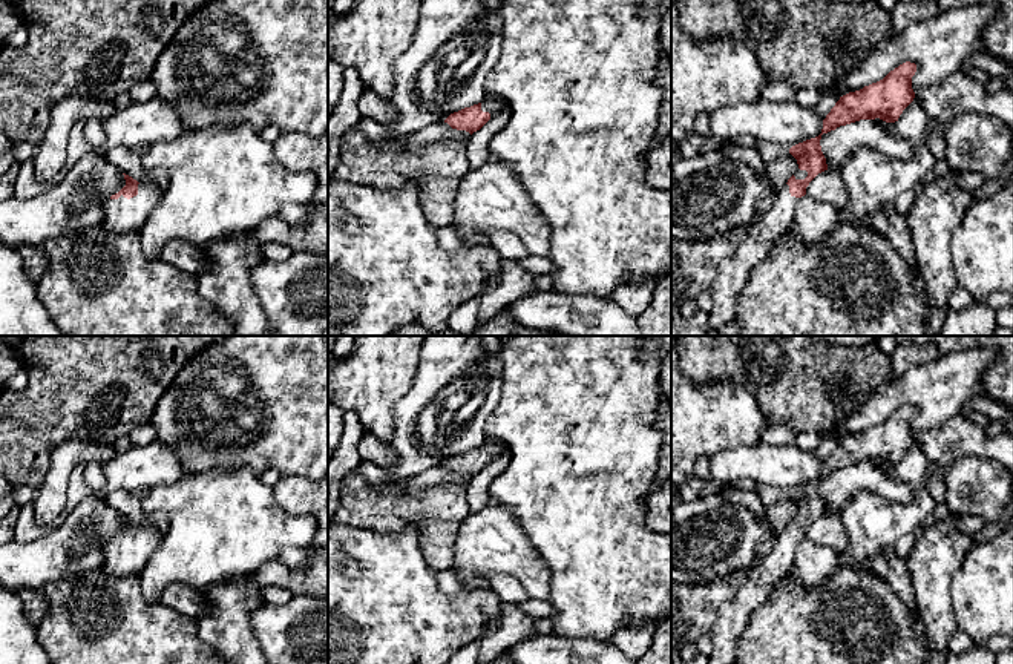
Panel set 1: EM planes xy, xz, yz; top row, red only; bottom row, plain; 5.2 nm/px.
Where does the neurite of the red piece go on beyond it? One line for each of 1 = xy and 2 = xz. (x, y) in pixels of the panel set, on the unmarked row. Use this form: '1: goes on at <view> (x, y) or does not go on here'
1: goes on at xy (121, 558)
2: goes on at xz (491, 447)

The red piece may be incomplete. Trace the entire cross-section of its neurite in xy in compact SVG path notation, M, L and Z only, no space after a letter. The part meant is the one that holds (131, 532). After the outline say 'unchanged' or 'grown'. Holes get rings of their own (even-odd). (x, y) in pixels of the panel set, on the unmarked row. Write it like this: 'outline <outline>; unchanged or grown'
outline M123 518L126 529L104 547L103 567L115 578L139 575L162 541L162 535L155 528L138 526Z; grown

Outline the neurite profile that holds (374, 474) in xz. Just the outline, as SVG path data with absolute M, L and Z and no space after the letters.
M362 462L357 468L357 472L363 475L377 489L385 489L389 485L398 483L405 492L411 494L425 491L431 486L437 486L438 483L457 483L466 486L470 480L469 475L452 472L444 465L431 468L423 474L417 474L402 482L388 482L385 478L385 469L368 462Z

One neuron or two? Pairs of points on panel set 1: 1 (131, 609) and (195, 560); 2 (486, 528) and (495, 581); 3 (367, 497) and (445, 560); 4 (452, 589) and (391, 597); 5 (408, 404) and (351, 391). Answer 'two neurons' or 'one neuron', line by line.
1: two neurons
2: two neurons
3: one neuron
4: two neurons
5: two neurons

